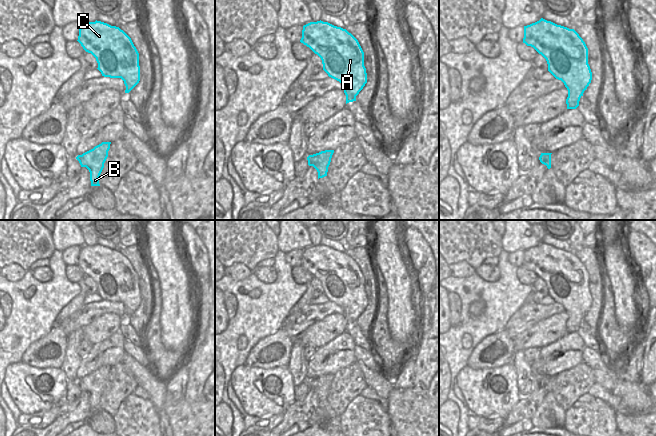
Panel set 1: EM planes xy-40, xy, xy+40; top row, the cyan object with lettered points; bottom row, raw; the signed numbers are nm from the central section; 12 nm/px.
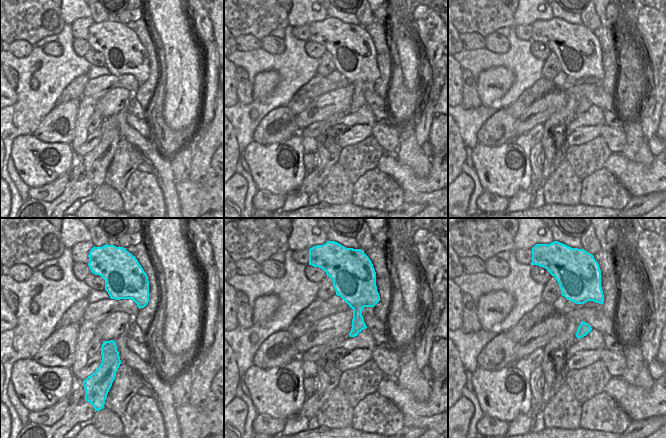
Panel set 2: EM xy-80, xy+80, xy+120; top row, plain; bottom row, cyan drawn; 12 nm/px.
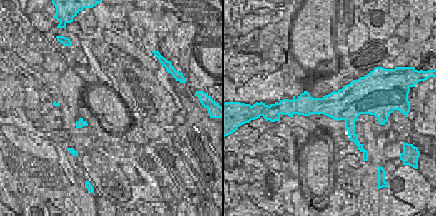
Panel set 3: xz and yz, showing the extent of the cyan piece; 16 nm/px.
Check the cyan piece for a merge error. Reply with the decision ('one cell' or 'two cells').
one cell

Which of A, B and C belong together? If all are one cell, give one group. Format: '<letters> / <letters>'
A B C

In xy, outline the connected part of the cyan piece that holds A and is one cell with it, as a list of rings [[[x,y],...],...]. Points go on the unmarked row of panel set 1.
[[[320,244],[303,250],[300,266],[321,282],[323,294],[328,300],[339,305],[344,310],[346,328],[356,325],[356,320],[367,307],[364,276],[358,264],[346,253]]]

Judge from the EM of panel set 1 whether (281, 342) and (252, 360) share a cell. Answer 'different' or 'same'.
same

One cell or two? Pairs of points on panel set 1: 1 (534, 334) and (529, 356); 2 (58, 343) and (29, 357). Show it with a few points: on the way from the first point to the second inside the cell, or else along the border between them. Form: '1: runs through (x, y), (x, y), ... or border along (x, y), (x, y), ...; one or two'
1: border along (539, 348), (529, 347), (524, 351); two
2: runs through (51, 341), (36, 352); one

